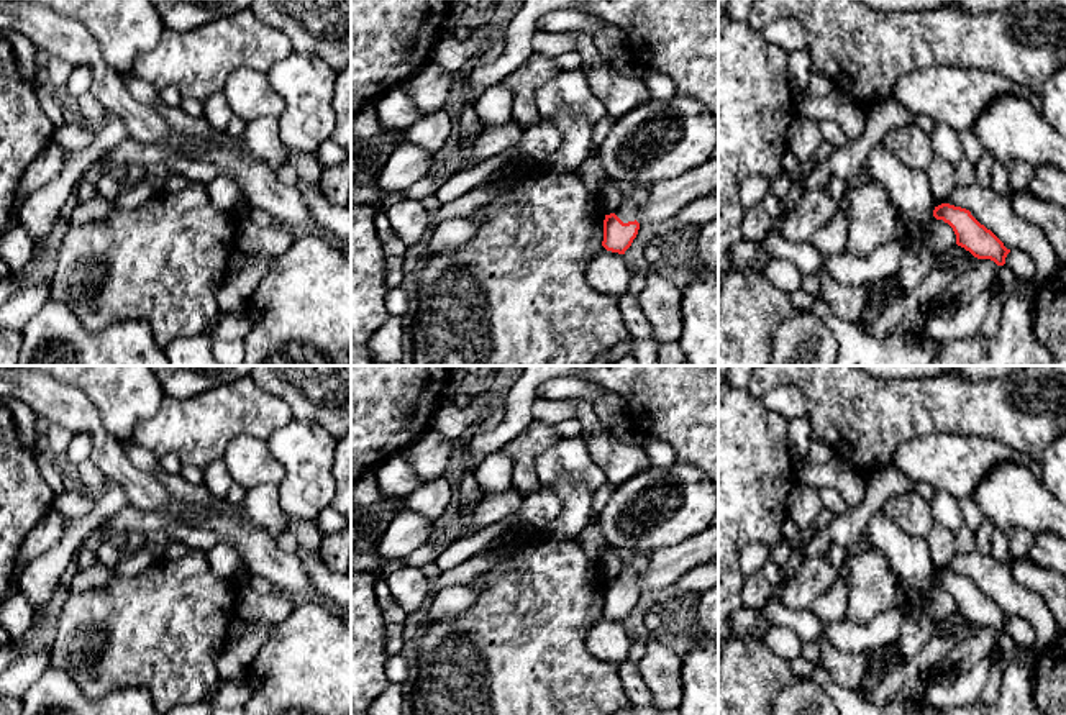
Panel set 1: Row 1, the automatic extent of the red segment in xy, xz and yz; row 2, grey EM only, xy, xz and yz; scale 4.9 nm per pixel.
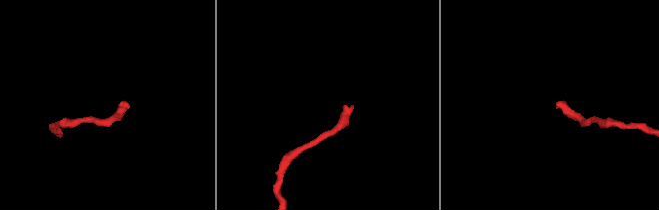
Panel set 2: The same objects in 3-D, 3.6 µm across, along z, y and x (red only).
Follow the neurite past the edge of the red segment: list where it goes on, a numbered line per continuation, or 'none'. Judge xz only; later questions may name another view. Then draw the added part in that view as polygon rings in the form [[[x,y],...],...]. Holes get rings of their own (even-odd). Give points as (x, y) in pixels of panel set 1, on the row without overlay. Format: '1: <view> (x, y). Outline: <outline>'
1: xz (627, 579). Outline: [[[613,548],[615,549],[615,548]],[[615,549],[620,558],[622,558],[622,571],[615,582],[623,589],[635,589],[636,587],[636,576],[638,572],[631,566],[633,558],[638,554],[638,551],[630,551],[630,549]]]

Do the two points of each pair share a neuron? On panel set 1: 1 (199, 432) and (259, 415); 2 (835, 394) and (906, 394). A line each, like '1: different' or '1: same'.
1: same
2: same

